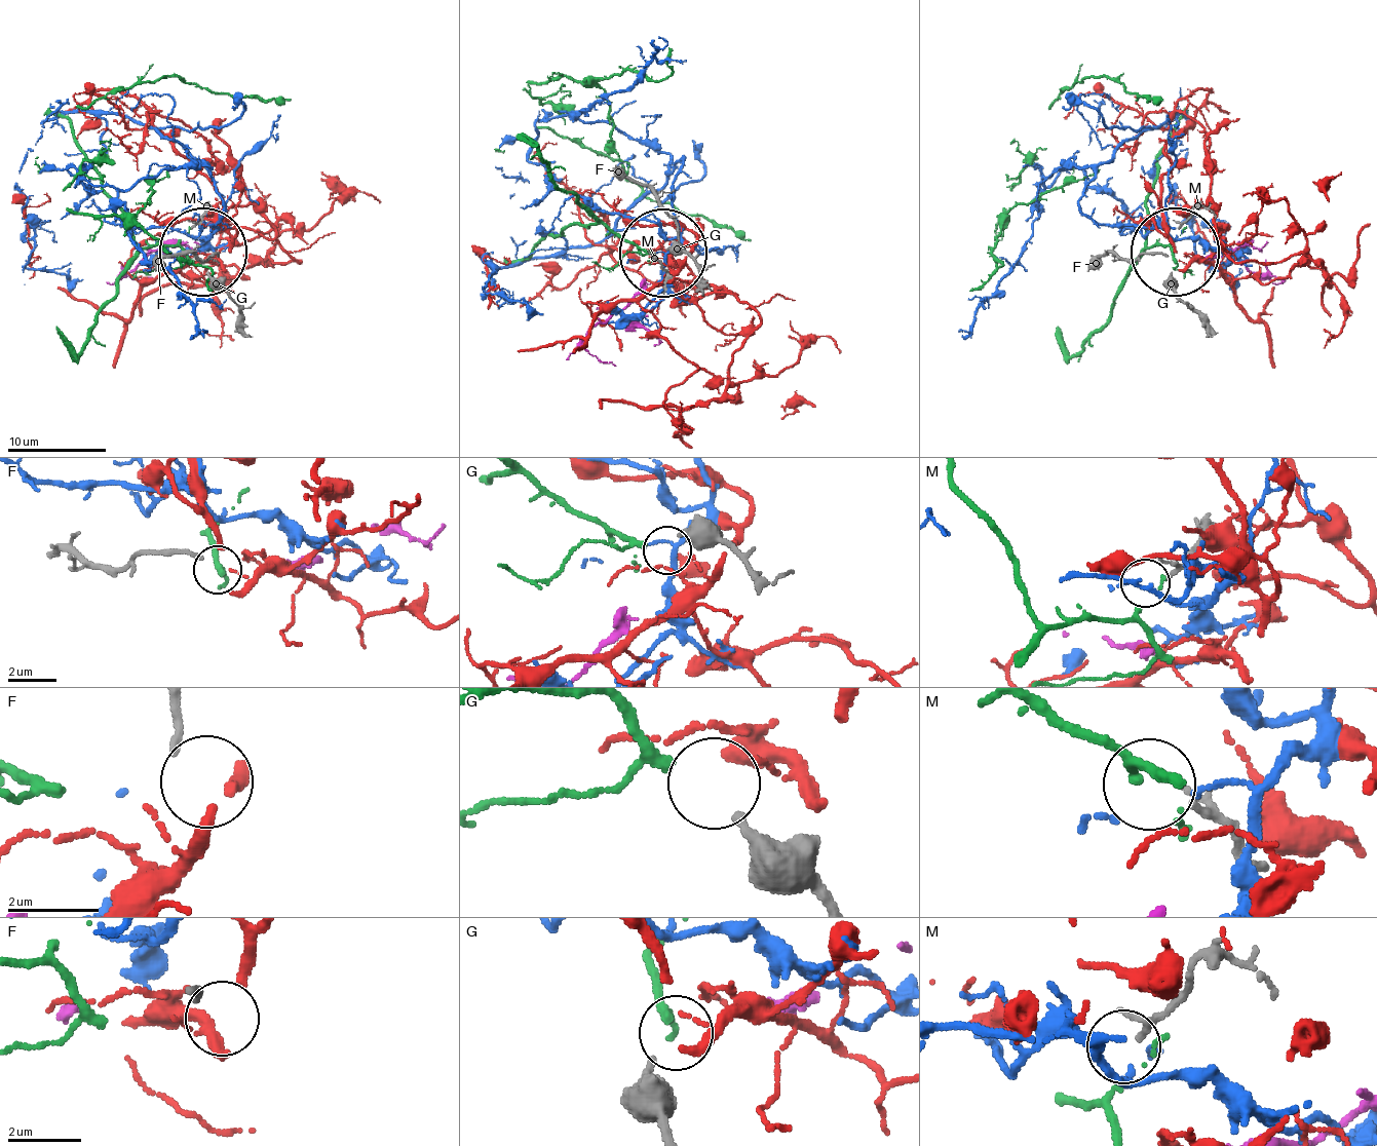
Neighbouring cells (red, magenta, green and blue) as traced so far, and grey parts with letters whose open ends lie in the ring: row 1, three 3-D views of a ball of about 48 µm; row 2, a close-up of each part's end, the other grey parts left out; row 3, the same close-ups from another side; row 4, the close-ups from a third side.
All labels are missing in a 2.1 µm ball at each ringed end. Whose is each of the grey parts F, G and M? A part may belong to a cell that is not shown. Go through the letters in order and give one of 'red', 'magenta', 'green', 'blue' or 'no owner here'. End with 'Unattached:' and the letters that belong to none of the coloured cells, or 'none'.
F: red
G: green
M: no owner here
Unattached: M

